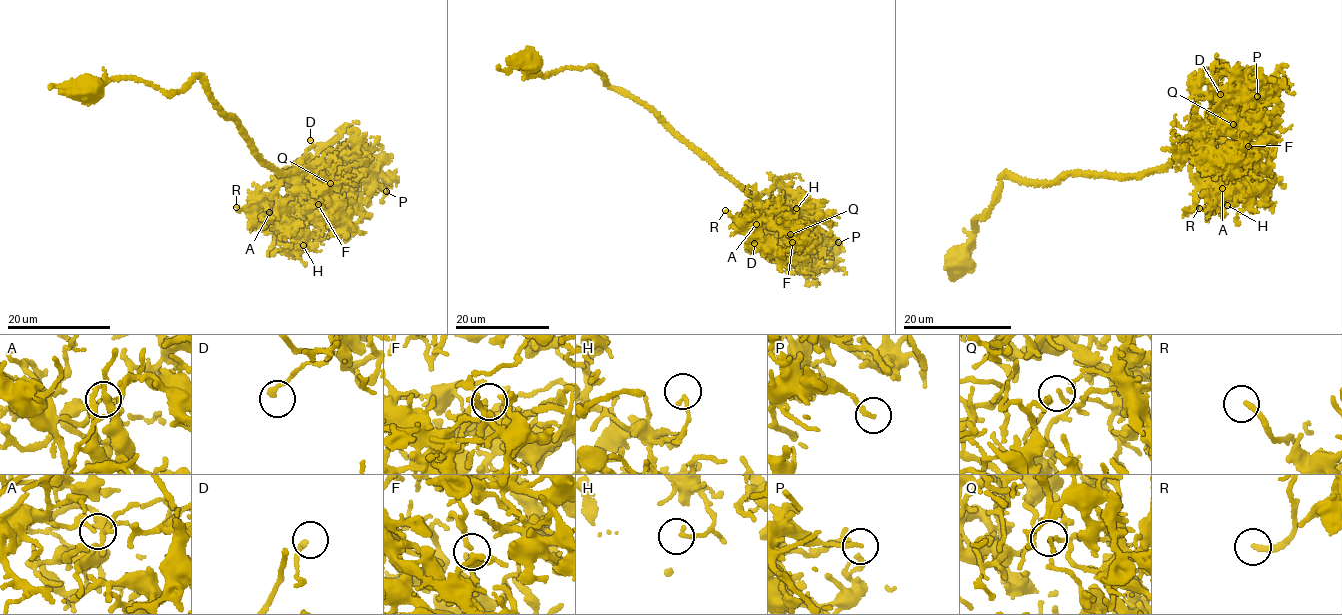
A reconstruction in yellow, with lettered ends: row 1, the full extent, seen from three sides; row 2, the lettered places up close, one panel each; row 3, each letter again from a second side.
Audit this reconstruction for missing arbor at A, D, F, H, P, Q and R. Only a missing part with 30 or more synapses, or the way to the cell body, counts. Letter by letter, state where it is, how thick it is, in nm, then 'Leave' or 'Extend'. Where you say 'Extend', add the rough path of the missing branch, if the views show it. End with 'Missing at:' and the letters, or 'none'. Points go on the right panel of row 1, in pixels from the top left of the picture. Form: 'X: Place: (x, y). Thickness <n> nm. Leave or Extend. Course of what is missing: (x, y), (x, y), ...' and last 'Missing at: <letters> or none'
A: Place: (1222, 188). Thickness 110 nm. Leave
D: Place: (1220, 94). Thickness 180 nm. Leave
F: Place: (1248, 146). Thickness 180 nm. Leave
H: Place: (1227, 205). Thickness 160 nm. Leave
P: Place: (1257, 96). Thickness 170 nm. Leave
Q: Place: (1233, 124). Thickness 110 nm. Leave
R: Place: (1199, 208). Thickness 190 nm. Extend. Course of what is missing: (1199, 208), (1186, 202), (1181, 207), (1218, 221), (1241, 212), (1257, 211), (1278, 192), (1284, 177)
Missing at: R

